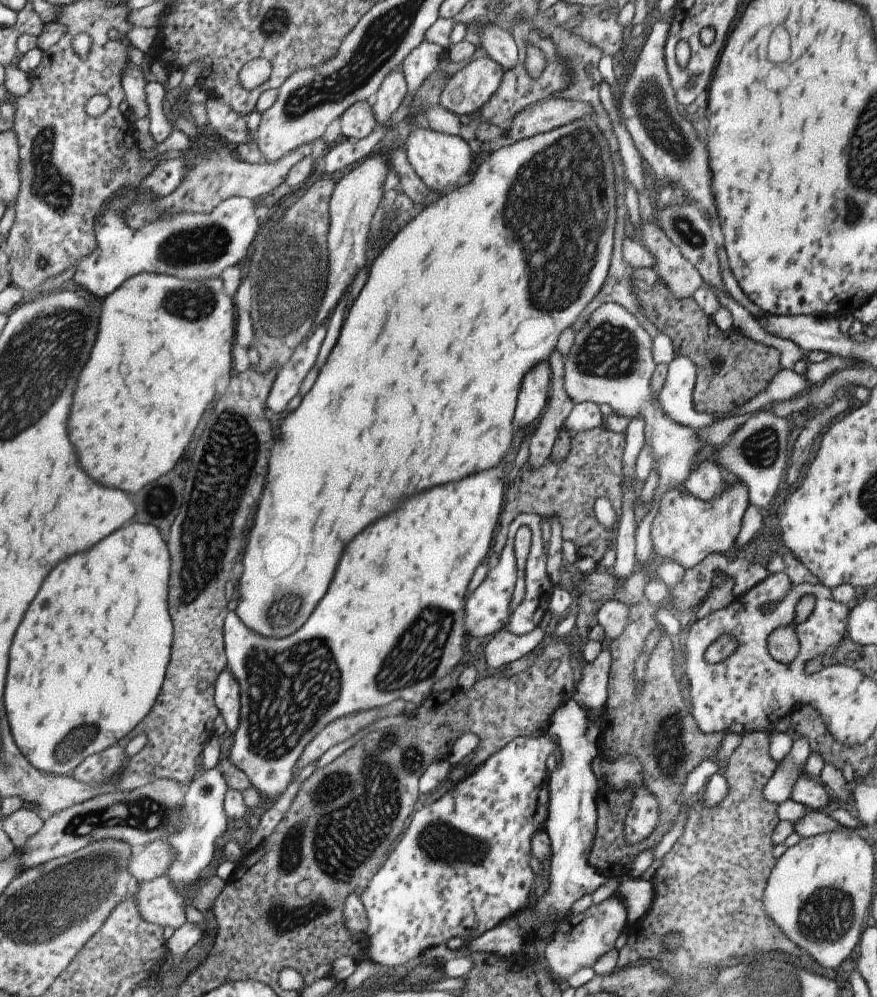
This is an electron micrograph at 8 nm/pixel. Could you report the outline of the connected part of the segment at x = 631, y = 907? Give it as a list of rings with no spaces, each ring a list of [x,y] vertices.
[[[627,874],[620,877],[618,895],[627,909],[628,924],[632,924],[654,910],[654,887],[650,881],[632,879]]]

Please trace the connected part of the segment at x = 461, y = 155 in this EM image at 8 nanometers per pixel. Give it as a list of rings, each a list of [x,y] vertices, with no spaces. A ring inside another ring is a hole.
[[[420,126],[414,128],[404,144],[407,160],[418,177],[426,184],[426,187],[440,194],[458,188],[469,179],[473,172],[473,158],[476,151],[458,135],[446,135],[432,131],[430,128]]]

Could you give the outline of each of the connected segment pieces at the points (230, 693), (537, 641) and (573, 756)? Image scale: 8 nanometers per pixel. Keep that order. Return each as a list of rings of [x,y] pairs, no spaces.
[[[227,666],[215,683],[215,704],[227,730],[234,735],[240,725],[241,699],[239,685]]]
[[[538,626],[529,634],[514,635],[507,629],[501,629],[484,648],[484,656],[489,668],[504,668],[529,656],[536,648],[548,640],[548,631]]]
[[[573,698],[553,713],[546,734],[560,742],[562,758],[551,774],[549,781],[548,815],[544,830],[549,835],[551,856],[547,862],[550,871],[550,888],[536,904],[527,907],[522,913],[511,915],[485,934],[468,942],[468,953],[494,954],[507,958],[520,952],[528,951],[532,944],[544,941],[540,936],[541,927],[558,925],[567,915],[571,907],[586,894],[592,894],[608,877],[601,875],[589,865],[589,855],[597,830],[597,791],[599,780],[593,772],[593,760],[598,757],[601,720],[590,724],[586,712],[580,708]]]

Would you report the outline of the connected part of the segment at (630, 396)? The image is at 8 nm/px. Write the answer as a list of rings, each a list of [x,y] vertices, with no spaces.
[[[607,303],[595,309],[592,317],[583,318],[582,322],[575,327],[575,342],[569,356],[565,360],[565,372],[563,384],[567,396],[570,396],[574,405],[594,402],[596,405],[608,404],[614,409],[617,416],[626,418],[629,422],[641,419],[645,425],[645,441],[652,447],[652,471],[660,477],[660,482],[655,490],[654,503],[659,502],[664,494],[670,490],[677,489],[677,486],[686,483],[690,474],[699,466],[697,455],[708,444],[700,440],[698,429],[680,425],[668,418],[663,410],[662,404],[656,394],[652,392],[651,380],[656,362],[652,356],[652,336],[639,323],[638,320],[621,305]]]

